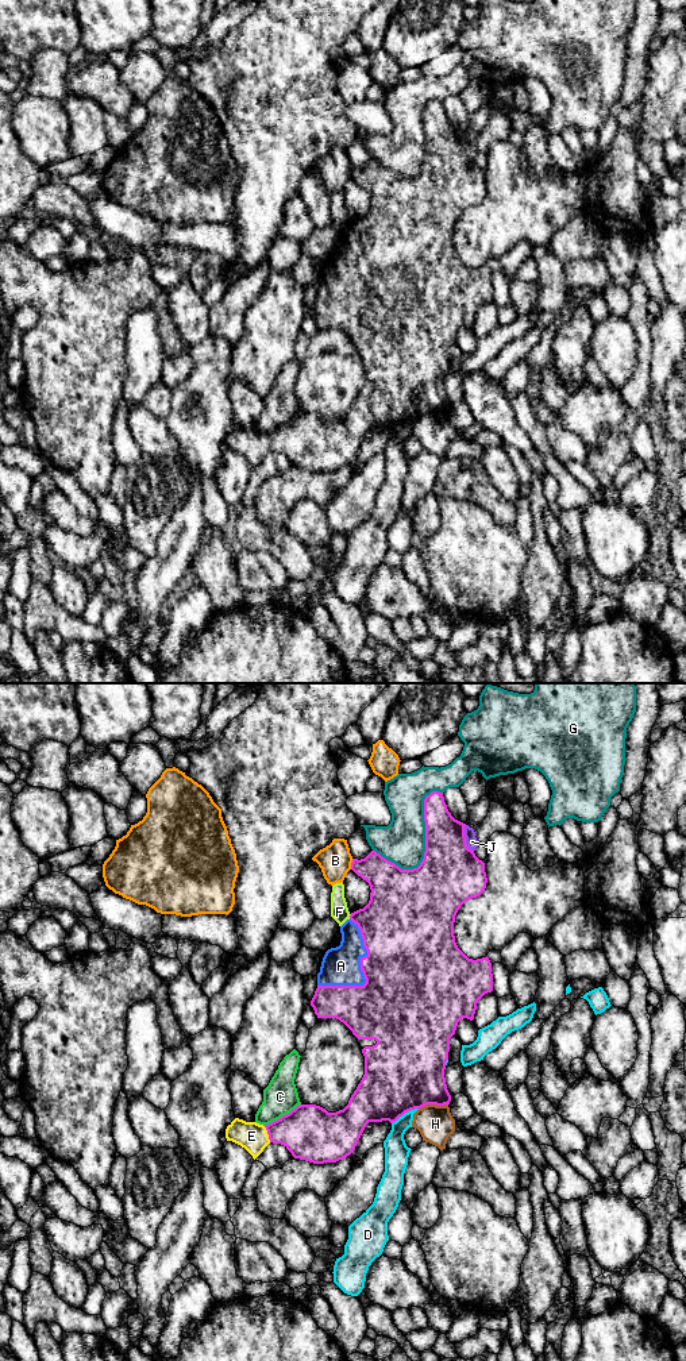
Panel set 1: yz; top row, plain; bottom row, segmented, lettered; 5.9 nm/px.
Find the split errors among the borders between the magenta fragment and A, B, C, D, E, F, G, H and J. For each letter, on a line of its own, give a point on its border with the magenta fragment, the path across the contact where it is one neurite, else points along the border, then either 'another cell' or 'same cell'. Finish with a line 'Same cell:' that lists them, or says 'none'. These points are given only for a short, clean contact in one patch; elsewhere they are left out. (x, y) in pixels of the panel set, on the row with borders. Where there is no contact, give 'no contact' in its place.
A: meets magenta in yz at (363, 974); same cell
B: meets magenta in yz at (351, 864); another cell
C: meets magenta in yz at (282, 1115); border along yz (300, 1103), (265, 1126); another cell
D: meets magenta in yz at (404, 1113); another cell
E: meets magenta in yz at (268, 1133); runs through yz (309, 1132), (268, 1133), (251, 1136); same cell
F: meets magenta in yz at (350, 917); another cell
G: meets magenta in yz at (426, 845); another cell
H: meets magenta in yz at (432, 1103); border along yz (447, 1105), (424, 1105), (419, 1109); another cell
J: meets magenta in yz at (465, 839); border along yz (465, 825), (465, 843), (473, 851); another cell
Same cell: A, E

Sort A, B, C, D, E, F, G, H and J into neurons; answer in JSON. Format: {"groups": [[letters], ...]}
{"groups": [["A", "E"], ["B"], ["C"], ["D"], ["F"], ["G"], ["H"], ["J"]]}

